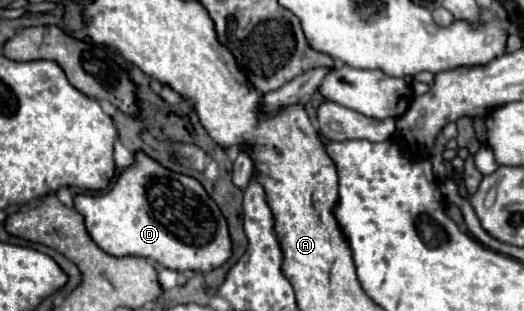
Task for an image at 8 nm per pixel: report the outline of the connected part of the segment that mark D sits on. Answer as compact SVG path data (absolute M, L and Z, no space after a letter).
M135 153L133 165L121 171L115 185L103 195L79 193L73 199L75 209L85 217L85 227L91 239L109 255L137 255L149 257L163 267L175 271L211 271L221 267L231 257L231 239L227 231L227 221L221 215L215 201L207 195L201 183L189 175L175 173L159 165L145 153Z

